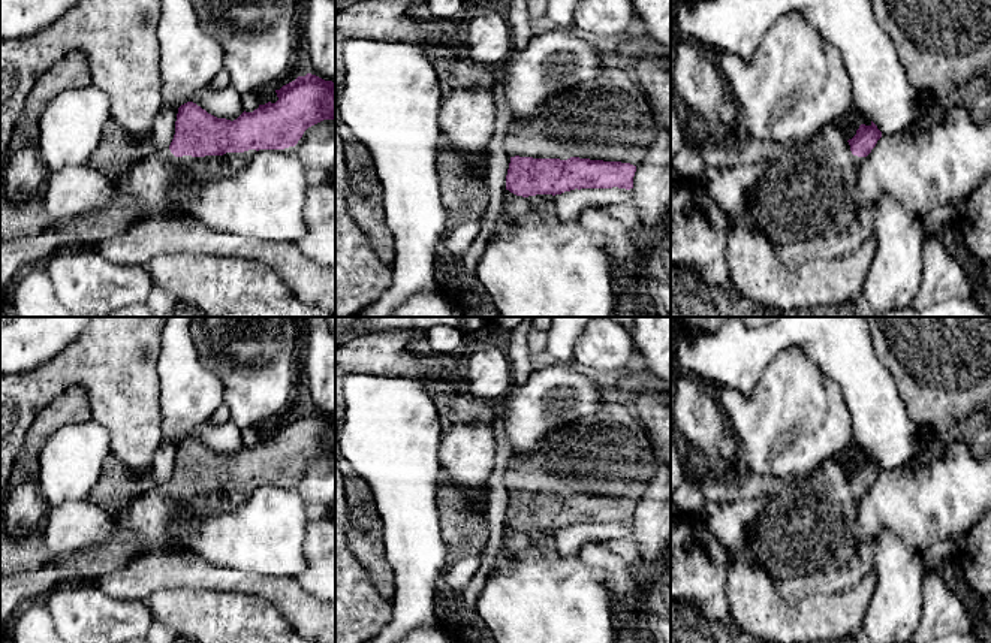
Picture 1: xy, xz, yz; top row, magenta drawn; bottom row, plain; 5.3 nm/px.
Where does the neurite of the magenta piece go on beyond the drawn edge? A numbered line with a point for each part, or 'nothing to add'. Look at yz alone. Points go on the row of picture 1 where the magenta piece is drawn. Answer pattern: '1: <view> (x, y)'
1: yz (806, 193)

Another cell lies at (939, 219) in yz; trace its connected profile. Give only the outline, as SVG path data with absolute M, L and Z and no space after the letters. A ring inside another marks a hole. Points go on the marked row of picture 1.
M943 205L933 209L927 217L922 218L924 230L933 236L936 232L946 227L958 227L958 220L951 205Z

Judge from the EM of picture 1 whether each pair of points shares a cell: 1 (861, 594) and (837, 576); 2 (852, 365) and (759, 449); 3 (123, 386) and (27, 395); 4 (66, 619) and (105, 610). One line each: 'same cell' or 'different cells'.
1: different cells
2: different cells
3: same cell
4: same cell

